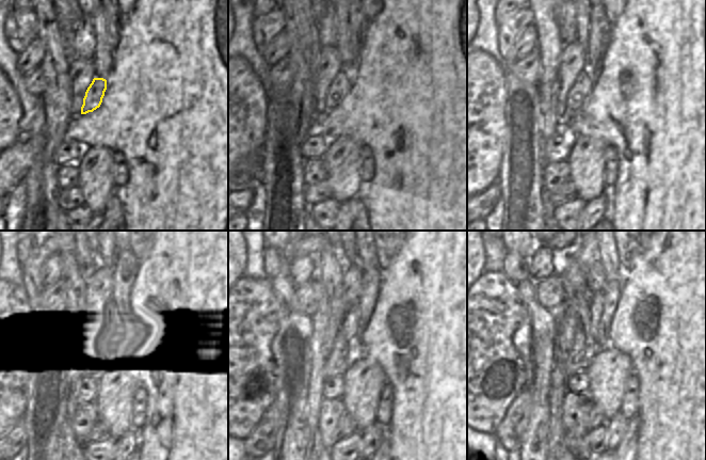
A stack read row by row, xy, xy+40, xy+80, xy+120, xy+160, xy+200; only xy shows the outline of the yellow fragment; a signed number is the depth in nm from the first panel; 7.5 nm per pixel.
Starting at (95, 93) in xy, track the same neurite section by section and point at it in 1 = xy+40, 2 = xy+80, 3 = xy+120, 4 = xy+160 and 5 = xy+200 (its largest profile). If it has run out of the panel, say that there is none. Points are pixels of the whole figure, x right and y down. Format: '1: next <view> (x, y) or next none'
1: next xy+40 (341, 84)
2: next xy+80 (583, 83)
3: next xy+120 (107, 329)
4: next xy+160 (350, 320)
5: next xy+200 (597, 302)

